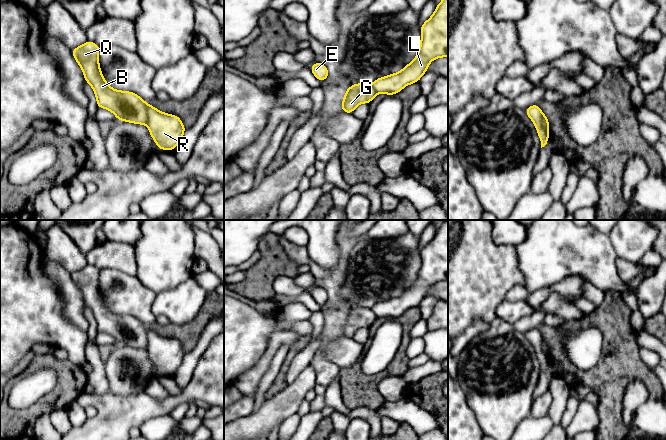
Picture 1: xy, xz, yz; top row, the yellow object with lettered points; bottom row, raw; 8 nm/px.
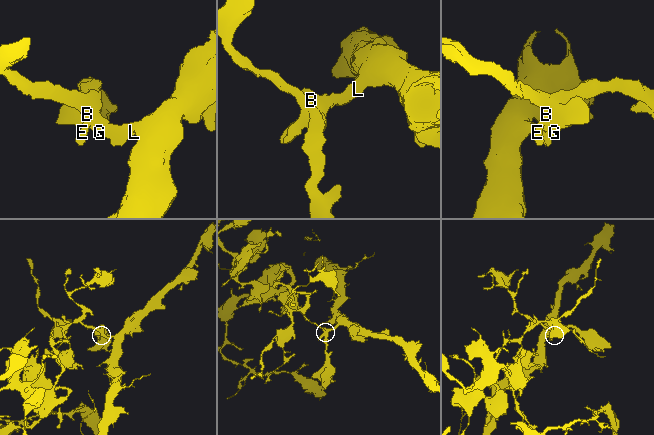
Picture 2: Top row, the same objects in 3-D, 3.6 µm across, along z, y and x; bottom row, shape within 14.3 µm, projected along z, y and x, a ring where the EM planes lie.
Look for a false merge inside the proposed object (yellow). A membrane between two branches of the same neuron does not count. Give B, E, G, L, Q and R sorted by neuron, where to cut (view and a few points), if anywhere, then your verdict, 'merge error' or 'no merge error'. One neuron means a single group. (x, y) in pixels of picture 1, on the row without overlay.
B E G Q / L R; cut in yz along (541, 336), (541, 350), (547, 356); merge error

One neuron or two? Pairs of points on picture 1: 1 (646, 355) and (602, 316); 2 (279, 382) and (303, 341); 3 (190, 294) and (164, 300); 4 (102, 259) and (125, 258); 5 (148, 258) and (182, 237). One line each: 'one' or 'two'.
1: two
2: one
3: one
4: one
5: one

